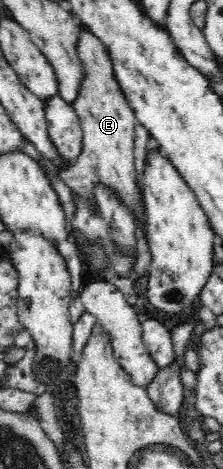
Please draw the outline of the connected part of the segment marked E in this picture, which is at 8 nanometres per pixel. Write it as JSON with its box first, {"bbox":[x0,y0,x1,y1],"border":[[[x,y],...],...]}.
{"bbox":[50,23,144,222],"border":[[[82,23],[77,26],[76,57],[80,61],[80,86],[76,98],[72,102],[83,130],[83,149],[77,158],[74,168],[60,171],[50,168],[50,174],[55,175],[73,192],[84,196],[94,196],[94,184],[101,180],[111,184],[125,202],[144,222],[144,207],[139,206],[138,189],[135,178],[134,126],[138,123],[135,110],[129,105],[122,87],[115,77],[113,58],[108,47],[90,29]]]}

